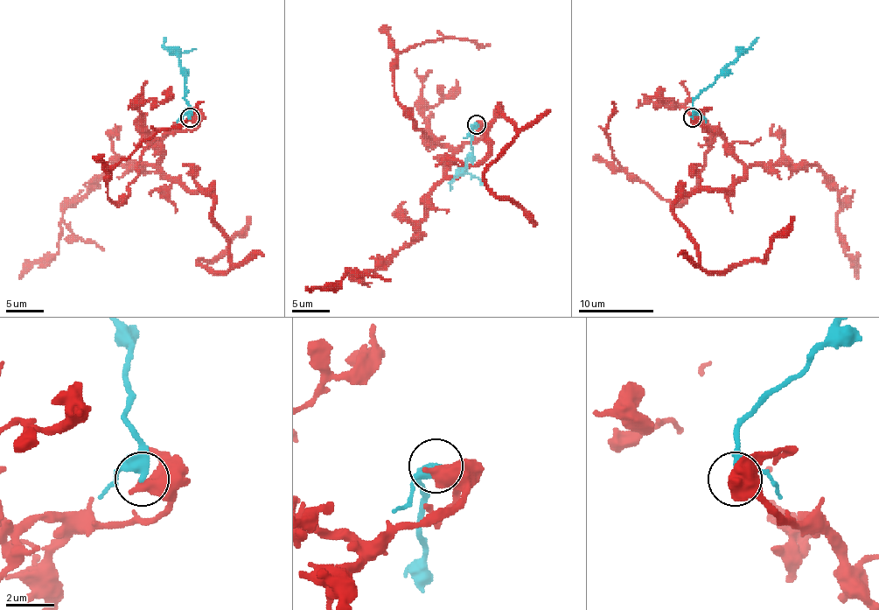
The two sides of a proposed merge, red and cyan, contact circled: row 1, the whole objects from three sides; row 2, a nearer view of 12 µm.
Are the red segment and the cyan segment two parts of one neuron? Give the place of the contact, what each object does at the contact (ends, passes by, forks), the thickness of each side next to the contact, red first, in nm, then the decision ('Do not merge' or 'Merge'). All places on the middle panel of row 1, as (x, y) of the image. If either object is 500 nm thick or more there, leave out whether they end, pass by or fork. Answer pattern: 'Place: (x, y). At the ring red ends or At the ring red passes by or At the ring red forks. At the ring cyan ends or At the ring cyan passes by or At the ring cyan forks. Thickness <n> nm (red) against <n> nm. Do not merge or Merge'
Place: (476, 124). Thickness 700 nm (red) against 340 nm. Do not merge

